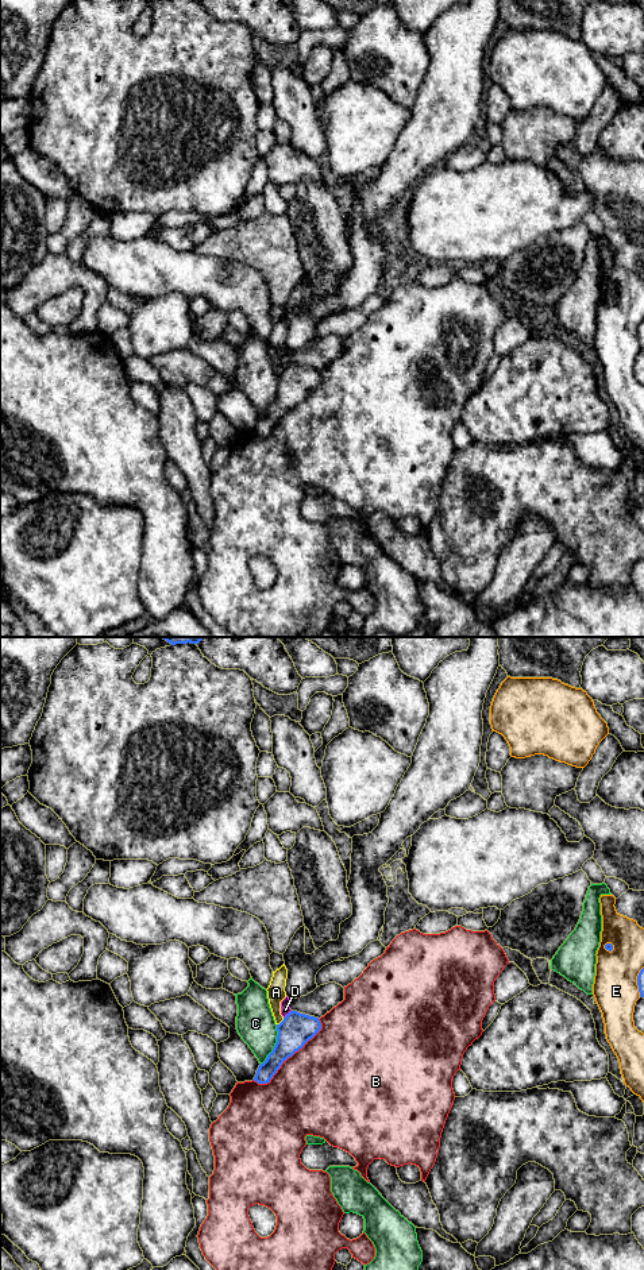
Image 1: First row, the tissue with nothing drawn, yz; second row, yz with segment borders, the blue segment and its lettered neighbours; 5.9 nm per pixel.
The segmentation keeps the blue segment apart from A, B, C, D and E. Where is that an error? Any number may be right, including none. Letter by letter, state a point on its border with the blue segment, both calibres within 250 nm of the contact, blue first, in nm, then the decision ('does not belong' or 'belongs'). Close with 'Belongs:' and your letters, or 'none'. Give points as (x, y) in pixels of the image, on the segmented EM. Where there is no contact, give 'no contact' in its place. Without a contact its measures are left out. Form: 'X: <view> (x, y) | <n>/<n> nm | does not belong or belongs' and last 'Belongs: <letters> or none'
A: yz (281, 1022) | 200/110 nm | does not belong
B: yz (289, 1056) | 200/480 nm | does not belong
C: yz (276, 1045) | 200/220 nm | does not belong
D: yz (288, 1014) | 200/60 nm | does not belong
E: yz (637, 981) | 50/260 nm | does not belong
Belongs: none

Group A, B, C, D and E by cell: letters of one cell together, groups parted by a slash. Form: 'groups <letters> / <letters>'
groups A / B / C / D / E

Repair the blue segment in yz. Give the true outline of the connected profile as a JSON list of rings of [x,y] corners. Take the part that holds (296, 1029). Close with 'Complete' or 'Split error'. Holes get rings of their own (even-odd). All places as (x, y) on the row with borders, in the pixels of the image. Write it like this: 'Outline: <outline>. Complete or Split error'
Outline: [[[290,1011],[277,1024],[277,1043],[266,1061],[259,1065],[254,1081],[267,1084],[281,1065],[321,1030],[319,1018]]]. Complete

